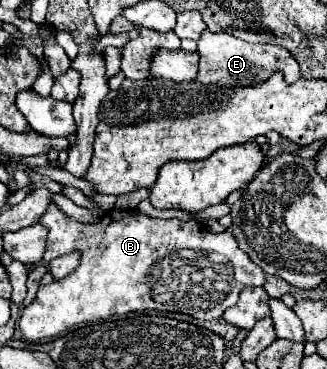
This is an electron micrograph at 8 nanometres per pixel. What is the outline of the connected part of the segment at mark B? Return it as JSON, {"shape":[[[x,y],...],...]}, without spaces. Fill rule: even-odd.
{"shape":[[[54,202],[40,216],[40,224],[48,228],[44,261],[72,251],[81,253],[80,266],[64,280],[46,284],[38,288],[38,294],[30,306],[22,310],[18,328],[26,342],[40,342],[44,338],[54,338],[74,326],[82,326],[105,321],[112,314],[126,314],[134,310],[168,310],[184,312],[200,320],[216,320],[228,306],[234,306],[238,294],[248,286],[264,286],[266,274],[256,266],[248,254],[238,248],[232,232],[212,234],[198,222],[182,222],[178,218],[160,220],[148,218],[138,210],[110,210],[100,222],[82,224],[68,218]]]}

